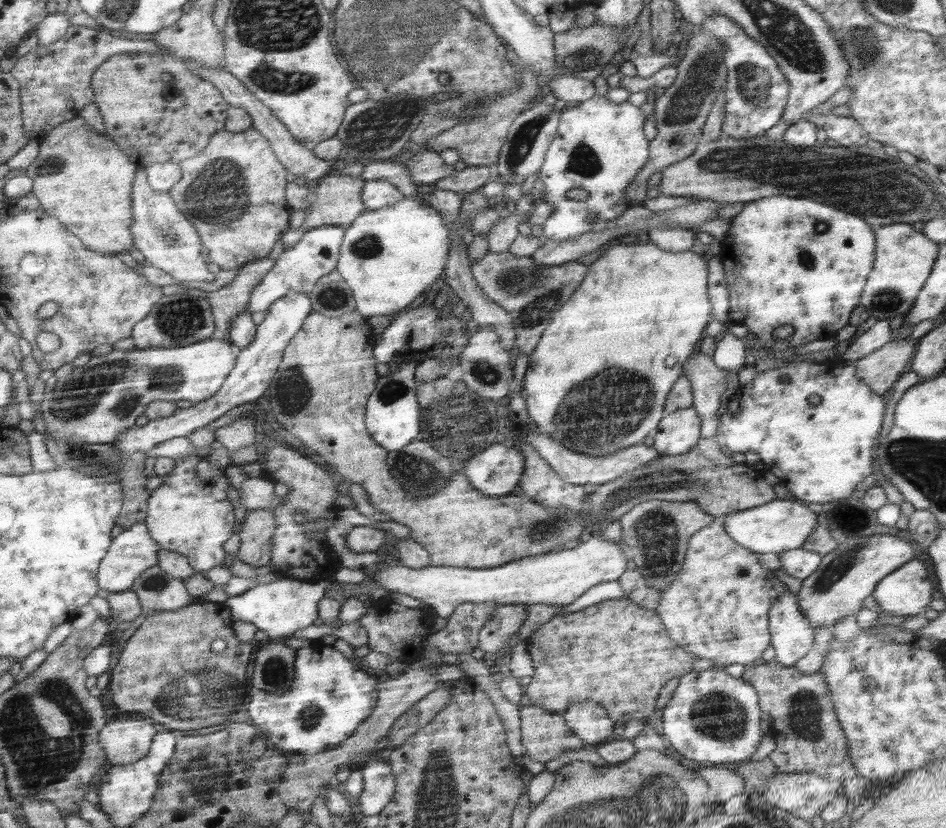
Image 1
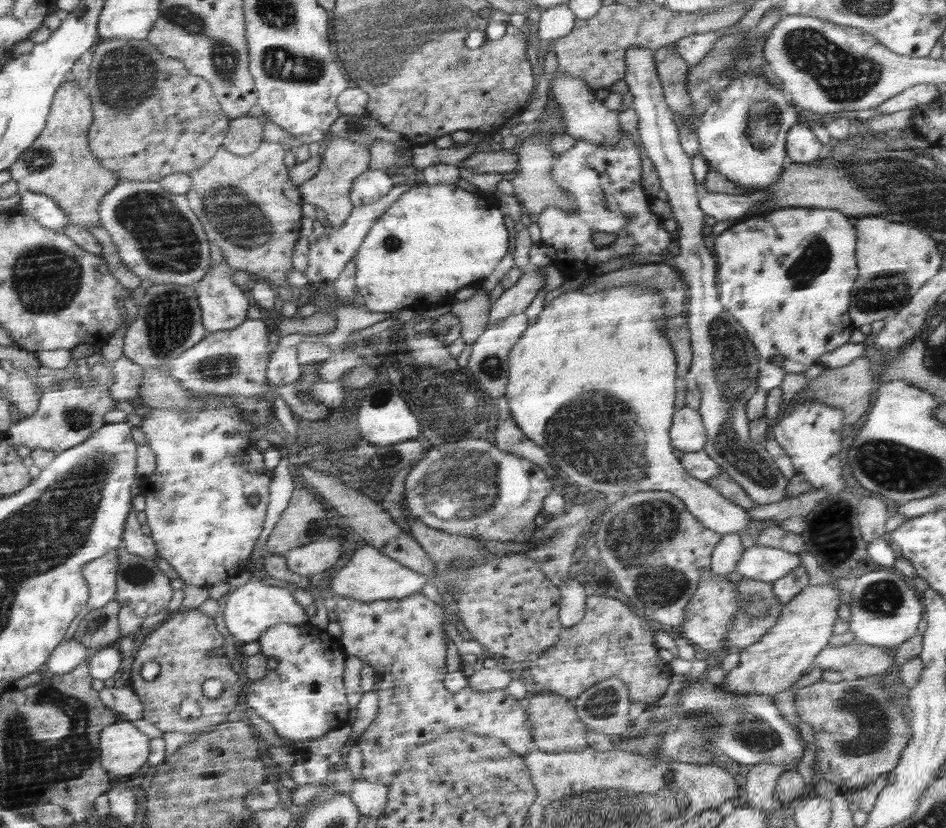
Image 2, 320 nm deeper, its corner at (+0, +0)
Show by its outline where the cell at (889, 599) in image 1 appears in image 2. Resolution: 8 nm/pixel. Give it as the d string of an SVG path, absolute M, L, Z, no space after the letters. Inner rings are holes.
M890 567L878 568L857 577L851 598L848 604L851 610L848 631L854 634L853 642L872 646L897 648L912 638L922 620L922 610L925 609L900 573Z

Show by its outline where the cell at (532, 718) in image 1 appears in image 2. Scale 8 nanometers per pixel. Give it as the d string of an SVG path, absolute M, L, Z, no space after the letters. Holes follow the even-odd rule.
M541 692L530 700L527 710L528 720L533 724L532 736L536 750L544 752L580 751L586 748L586 725L579 718L578 710L574 710L571 698L552 693Z

